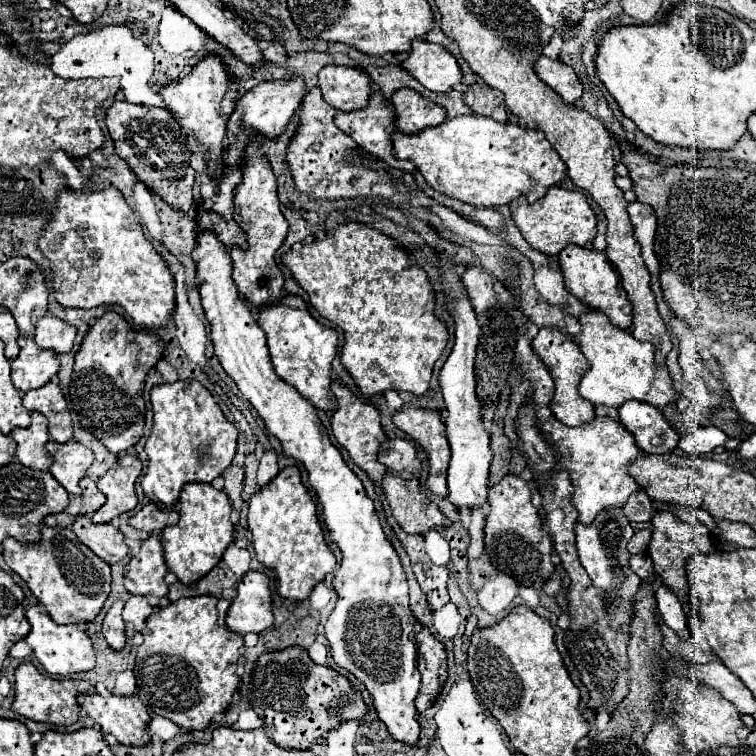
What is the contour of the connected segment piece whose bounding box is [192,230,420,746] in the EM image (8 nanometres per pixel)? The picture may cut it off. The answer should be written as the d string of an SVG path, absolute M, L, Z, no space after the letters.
M200 230L192 258L196 262L196 286L202 308L212 326L214 354L244 398L258 410L266 428L282 442L282 452L306 466L308 482L322 504L330 538L342 550L342 564L332 580L338 602L324 624L334 664L354 674L366 686L392 738L416 746L420 736L414 706L420 688L420 672L416 668L416 634L420 624L408 606L408 582L400 558L380 526L374 502L366 496L362 482L346 466L338 448L332 446L316 408L296 388L276 376L266 336L232 282L232 260L226 246L210 230Z

